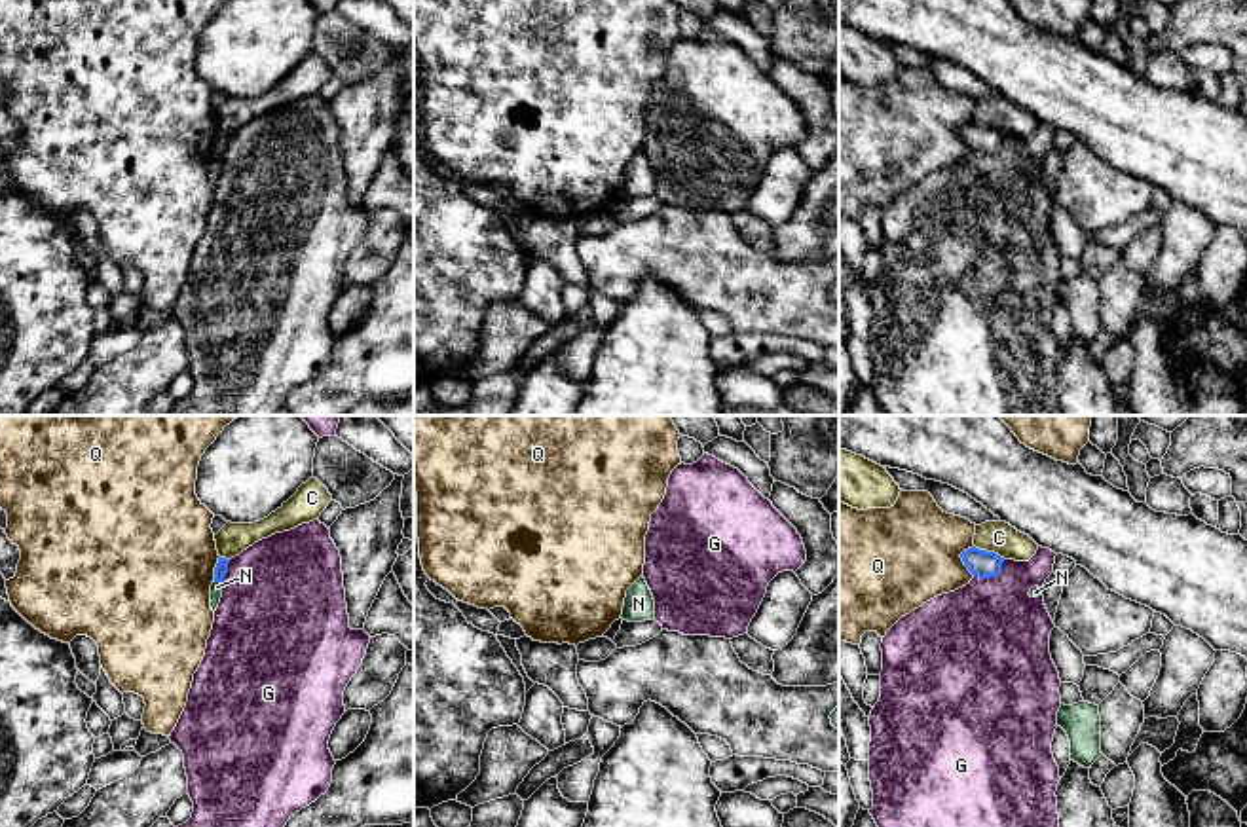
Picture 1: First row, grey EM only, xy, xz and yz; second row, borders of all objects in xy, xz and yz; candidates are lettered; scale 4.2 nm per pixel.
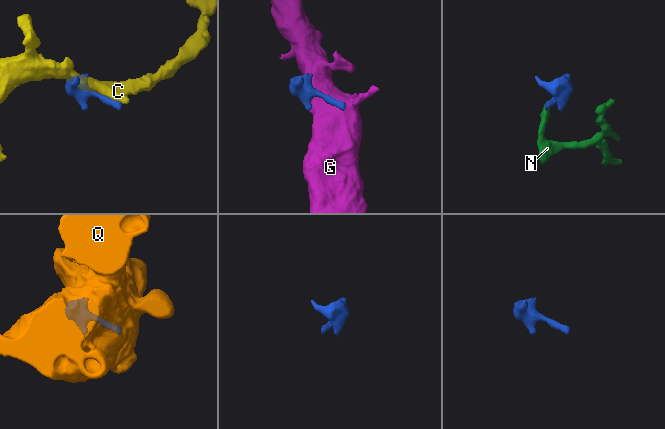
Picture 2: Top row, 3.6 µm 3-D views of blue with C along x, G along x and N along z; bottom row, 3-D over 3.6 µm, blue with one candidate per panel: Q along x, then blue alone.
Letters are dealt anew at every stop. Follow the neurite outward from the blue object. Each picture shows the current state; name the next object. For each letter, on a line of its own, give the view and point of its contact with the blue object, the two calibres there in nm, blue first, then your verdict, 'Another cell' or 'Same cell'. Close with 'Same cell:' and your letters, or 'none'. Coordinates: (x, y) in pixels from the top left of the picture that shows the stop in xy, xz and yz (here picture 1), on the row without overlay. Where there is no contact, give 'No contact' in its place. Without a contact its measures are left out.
C: Touches blue at yz (989, 128). Thickness 120 nm (blue) against 140 nm. Another cell
G: Touches blue at yz (993, 150). Thickness 120 nm (blue) against 460 nm. Another cell
N: Touches blue at xy (217, 156). Thickness 60 nm (blue) against 50 nm. Another cell
Q: Touches blue at yz (963, 135). Thickness 120 nm (blue) against 420 nm. Another cell
Same cell: none

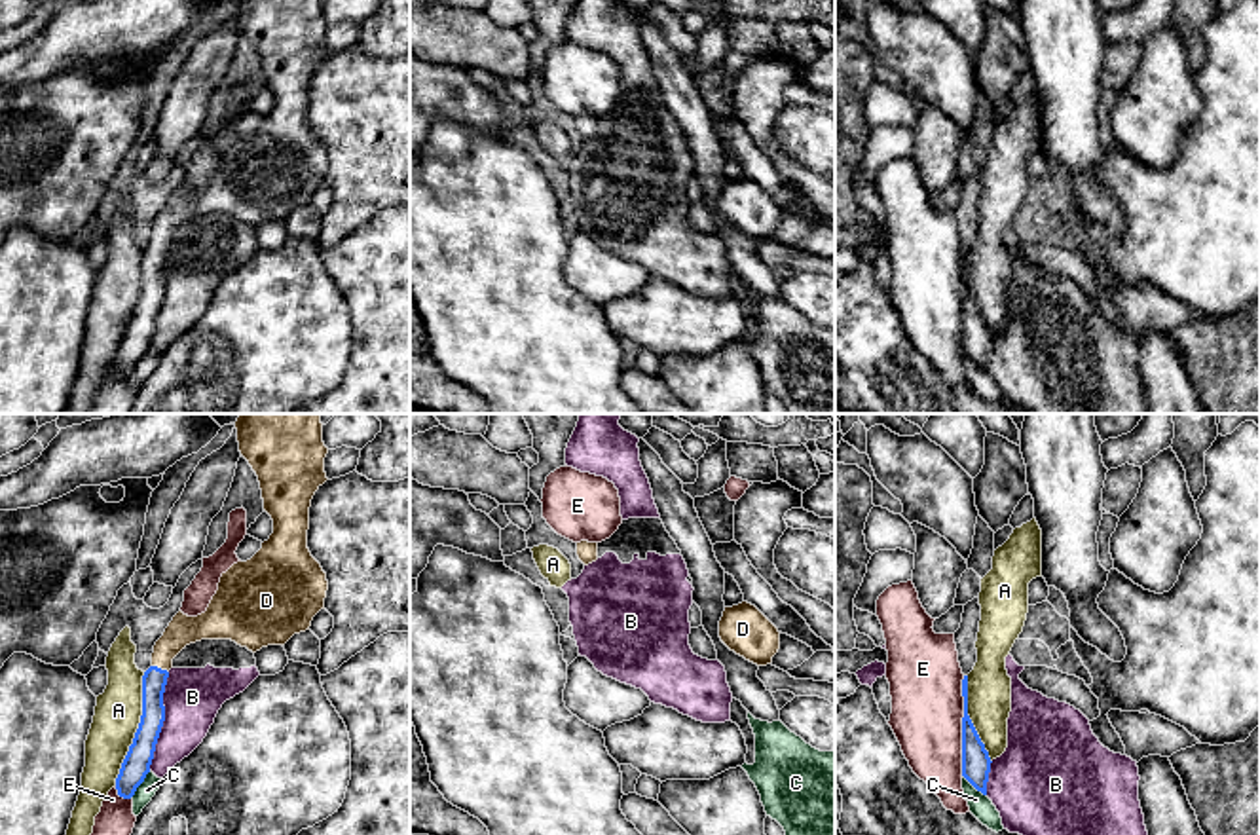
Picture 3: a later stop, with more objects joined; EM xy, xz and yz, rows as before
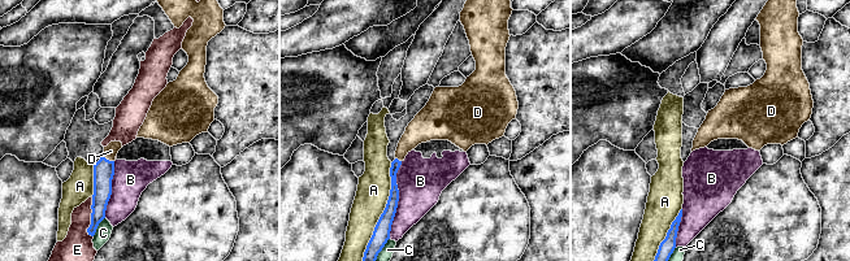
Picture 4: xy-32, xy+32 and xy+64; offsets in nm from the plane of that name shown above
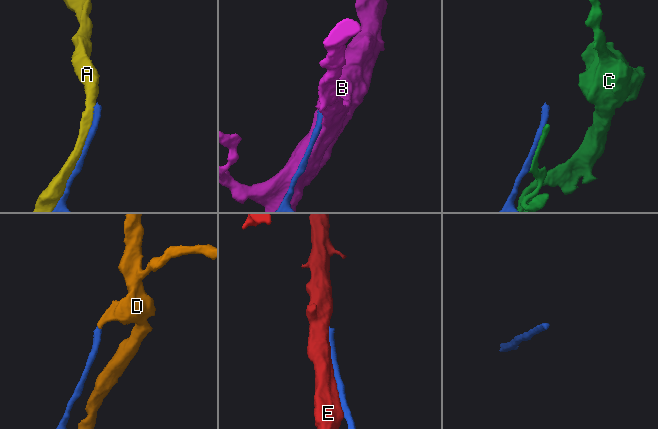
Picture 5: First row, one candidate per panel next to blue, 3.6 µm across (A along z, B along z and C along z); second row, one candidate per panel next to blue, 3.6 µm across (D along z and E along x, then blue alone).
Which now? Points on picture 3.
A: Touches blue at xy (137, 304). Thickness 120 nm (blue) against 200 nm. Another cell
B: Touches blue at xy (164, 295). Thickness 120 nm (blue) against 240 nm. Another cell
C: Touches blue at xy (141, 357). Thickness 120 nm (blue) against 80 nm. Another cell
D: Touches blue at xy (160, 243). Thickness 110 nm (blue) against 130 nm. Same cell
E: Touches blue at yz (963, 300). Thickness 130 nm (blue) against 300 nm. Another cell
Same cell: D

